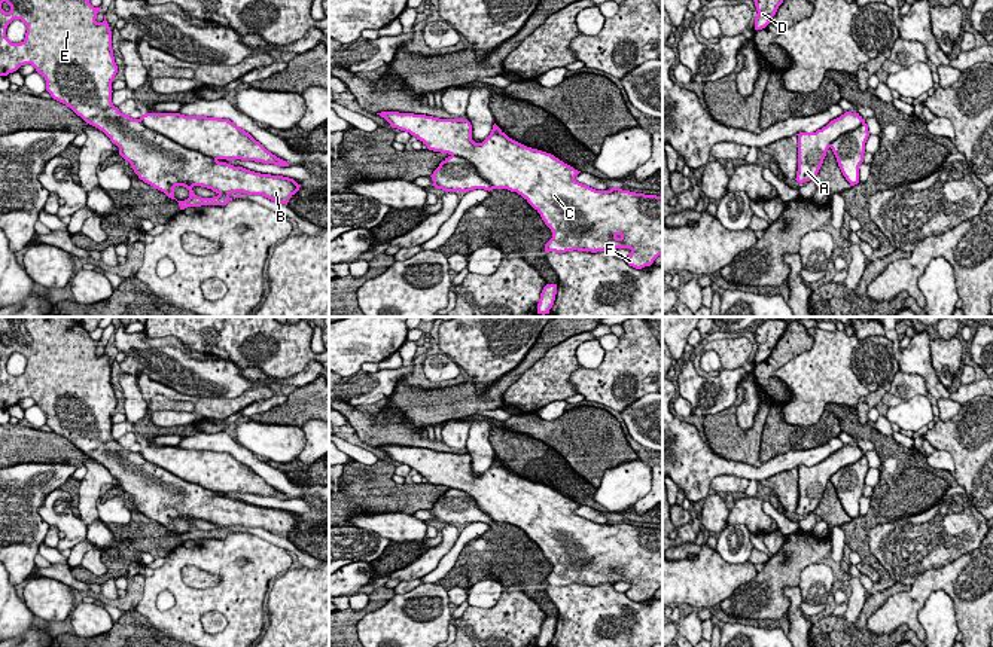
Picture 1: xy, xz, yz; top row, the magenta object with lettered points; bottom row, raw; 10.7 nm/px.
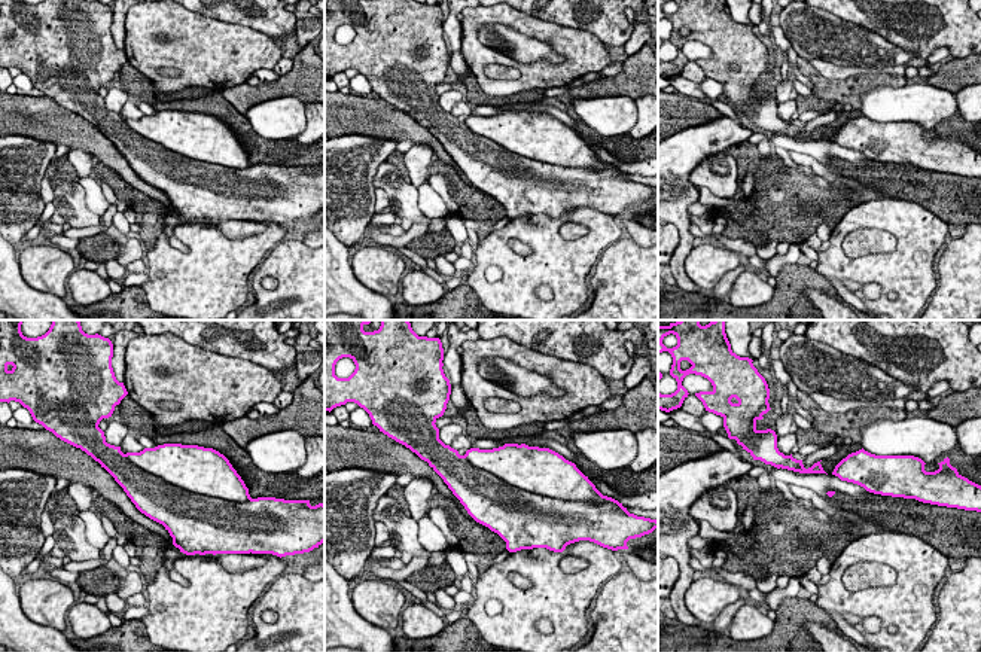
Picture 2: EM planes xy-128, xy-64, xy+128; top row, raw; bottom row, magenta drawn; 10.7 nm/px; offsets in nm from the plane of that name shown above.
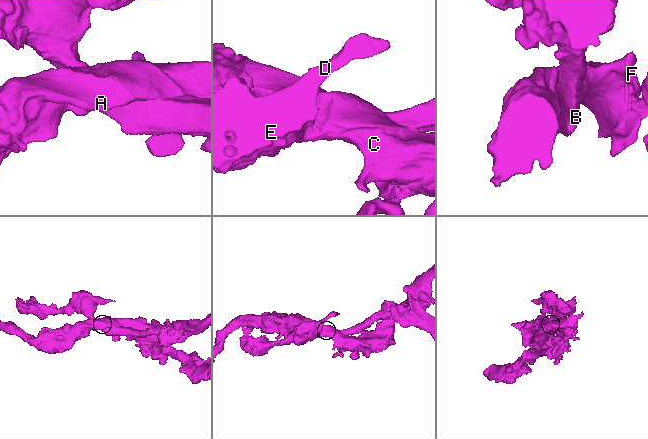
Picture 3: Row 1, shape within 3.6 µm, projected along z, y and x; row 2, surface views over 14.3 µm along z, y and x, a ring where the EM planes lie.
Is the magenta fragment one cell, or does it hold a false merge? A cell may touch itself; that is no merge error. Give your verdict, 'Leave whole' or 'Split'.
Split

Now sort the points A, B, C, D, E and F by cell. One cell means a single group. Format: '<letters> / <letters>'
A C F / B D E

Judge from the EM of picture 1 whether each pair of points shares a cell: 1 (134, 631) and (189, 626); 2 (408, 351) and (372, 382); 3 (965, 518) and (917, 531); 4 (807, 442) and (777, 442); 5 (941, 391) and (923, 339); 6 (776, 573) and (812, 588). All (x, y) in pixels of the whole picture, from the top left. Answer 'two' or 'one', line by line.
1: two
2: one
3: one
4: one
5: one
6: two

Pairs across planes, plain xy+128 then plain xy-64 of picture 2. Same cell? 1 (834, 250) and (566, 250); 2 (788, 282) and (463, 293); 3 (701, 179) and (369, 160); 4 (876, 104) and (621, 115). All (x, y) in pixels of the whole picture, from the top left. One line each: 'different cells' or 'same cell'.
1: same cell
2: same cell
3: different cells
4: same cell

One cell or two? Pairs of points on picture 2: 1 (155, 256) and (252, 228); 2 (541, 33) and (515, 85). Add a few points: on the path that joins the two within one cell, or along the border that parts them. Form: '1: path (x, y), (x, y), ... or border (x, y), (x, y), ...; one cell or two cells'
1: border (206, 221), (228, 238), (259, 234); two cells
2: path (563, 46), (569, 61), (555, 75), (538, 75); one cell

